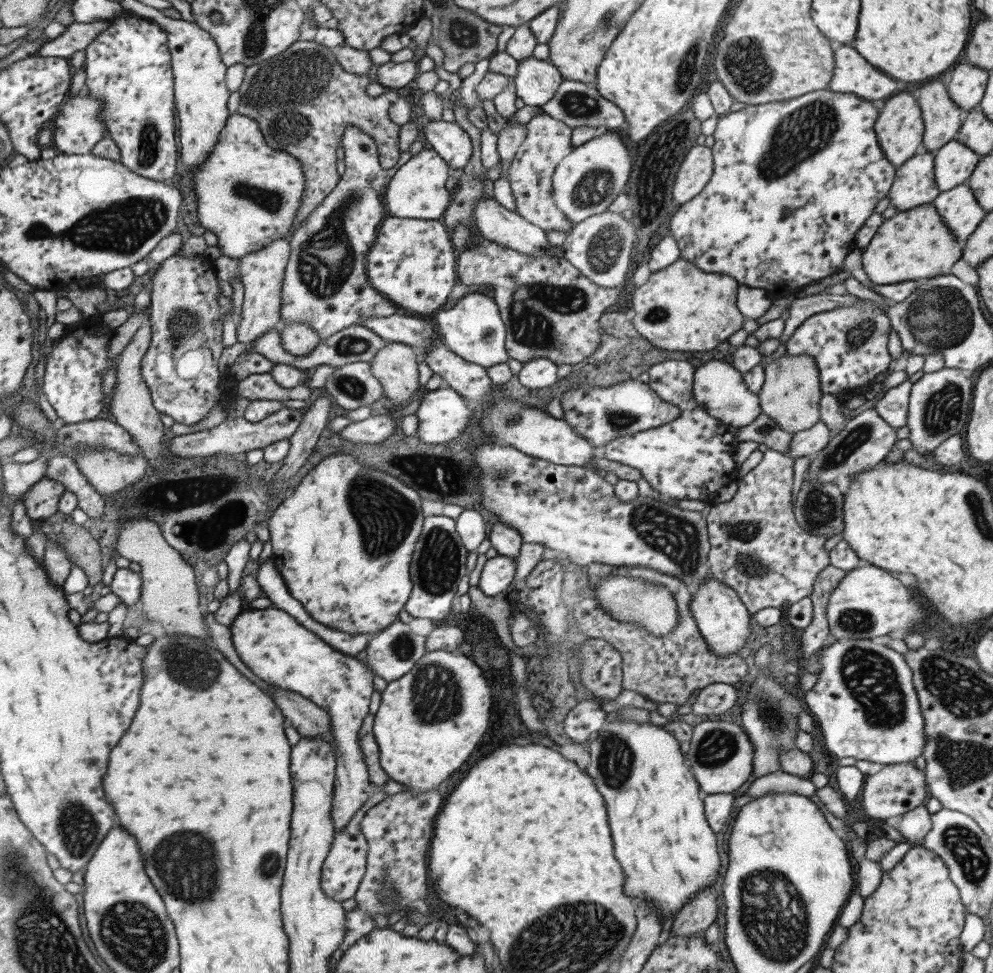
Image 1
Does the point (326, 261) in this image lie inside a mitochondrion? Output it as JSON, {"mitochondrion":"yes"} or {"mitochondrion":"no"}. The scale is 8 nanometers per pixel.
{"mitochondrion":"yes"}

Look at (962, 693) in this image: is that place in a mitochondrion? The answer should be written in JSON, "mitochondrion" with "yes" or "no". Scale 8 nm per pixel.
{"mitochondrion":"yes"}

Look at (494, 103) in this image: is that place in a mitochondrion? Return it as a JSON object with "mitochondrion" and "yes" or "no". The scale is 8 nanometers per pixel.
{"mitochondrion":"no"}

